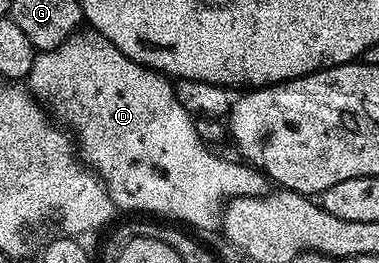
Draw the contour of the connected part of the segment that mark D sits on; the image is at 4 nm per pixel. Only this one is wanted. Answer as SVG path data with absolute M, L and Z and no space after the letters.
M76 32L72 34L71 37L66 38L65 41L63 41L63 43L60 44L60 46L58 46L57 48L53 48L52 50L44 50L42 52L36 53L35 59L33 60L33 68L31 69L30 74L27 75L25 82L26 85L29 87L35 101L38 102L39 105L42 106L43 109L51 115L52 119L54 119L56 123L62 124L73 135L74 141L77 143L77 153L79 157L82 158L84 163L90 166L91 169L99 175L99 179L101 179L101 181L105 184L105 188L109 192L109 196L112 198L113 201L115 201L115 205L120 211L144 210L144 212L147 214L168 214L169 217L176 218L176 220L174 220L176 223L185 224L183 222L188 222L189 225L196 226L196 228L199 230L218 231L221 226L220 211L222 211L225 205L225 200L230 200L233 198L259 198L263 194L268 193L269 179L267 175L263 173L262 170L255 169L254 166L248 164L246 161L243 160L234 160L235 162L230 162L230 160L227 158L218 158L218 156L214 154L214 152L216 151L212 149L212 147L208 145L208 143L203 142L201 136L198 135L197 128L195 127L195 118L185 108L181 108L181 100L177 100L177 96L175 95L175 88L170 77L160 74L157 70L151 70L147 66L143 66L142 64L140 64L140 62L134 62L132 58L130 58L129 56L125 56L118 48L116 48L112 42L108 42L91 32L86 32L87 34L83 33L84 32Z

